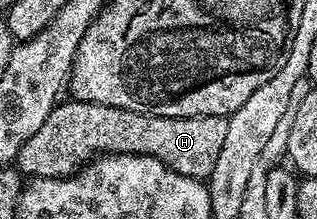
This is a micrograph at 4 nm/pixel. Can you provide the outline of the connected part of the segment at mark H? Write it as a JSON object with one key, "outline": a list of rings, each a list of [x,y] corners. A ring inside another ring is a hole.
{"outline":[[[63,100],[51,109],[45,124],[41,124],[25,144],[21,144],[17,169],[20,174],[31,178],[69,178],[96,156],[148,154],[178,174],[206,180],[210,178],[213,164],[217,164],[217,156],[225,145],[226,127],[227,118],[221,116],[170,118],[96,102]]]}

